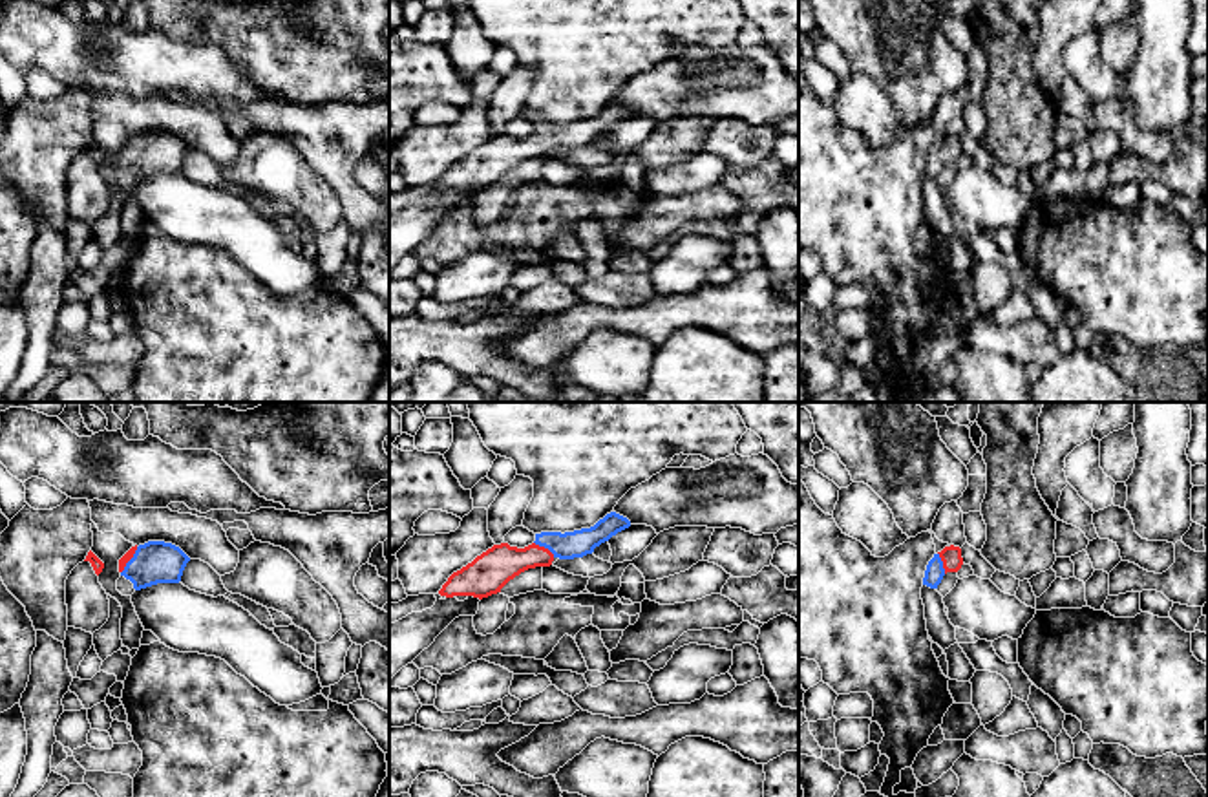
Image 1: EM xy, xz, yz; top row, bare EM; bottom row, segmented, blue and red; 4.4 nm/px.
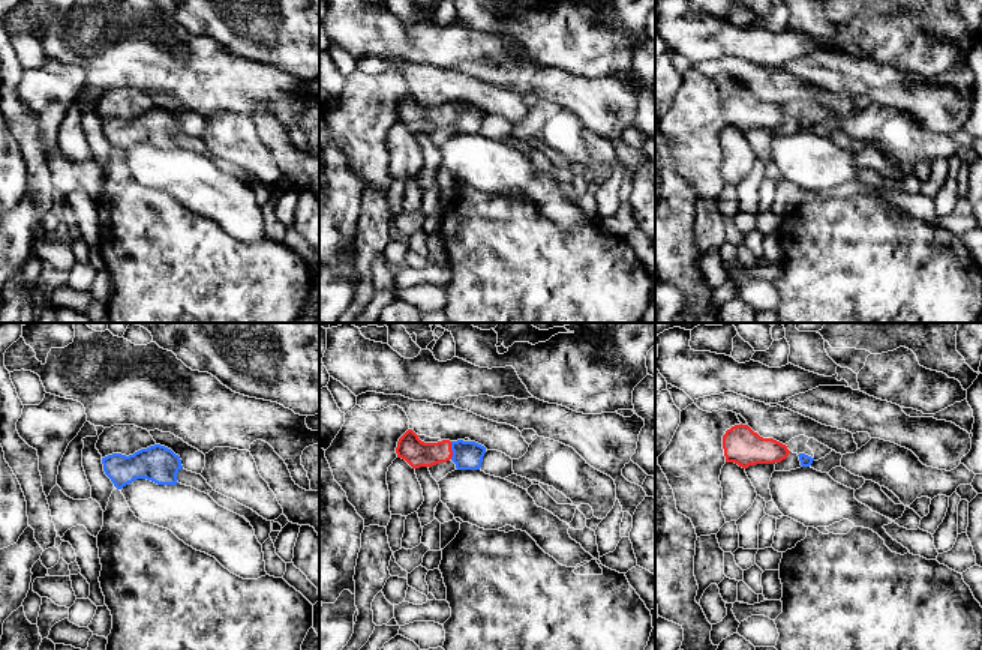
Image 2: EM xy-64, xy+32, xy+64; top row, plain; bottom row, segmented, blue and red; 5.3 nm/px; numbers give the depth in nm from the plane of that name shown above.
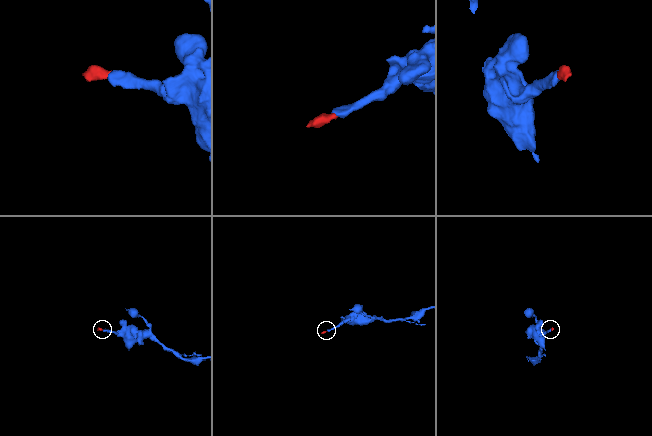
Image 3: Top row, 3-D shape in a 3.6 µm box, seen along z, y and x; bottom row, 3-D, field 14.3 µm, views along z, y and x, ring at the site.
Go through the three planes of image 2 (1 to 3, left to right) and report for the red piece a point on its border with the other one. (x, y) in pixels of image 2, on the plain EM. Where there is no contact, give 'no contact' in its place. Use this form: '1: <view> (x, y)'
1: no contact
2: xy+32 (452, 113)
3: no contact

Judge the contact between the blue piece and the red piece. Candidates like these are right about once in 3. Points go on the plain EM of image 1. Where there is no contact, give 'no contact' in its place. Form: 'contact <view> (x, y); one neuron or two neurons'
contact xy (130, 150); one neuron

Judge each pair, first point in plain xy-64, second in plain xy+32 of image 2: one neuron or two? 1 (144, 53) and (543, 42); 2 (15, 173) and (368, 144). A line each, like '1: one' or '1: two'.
1: two
2: two

